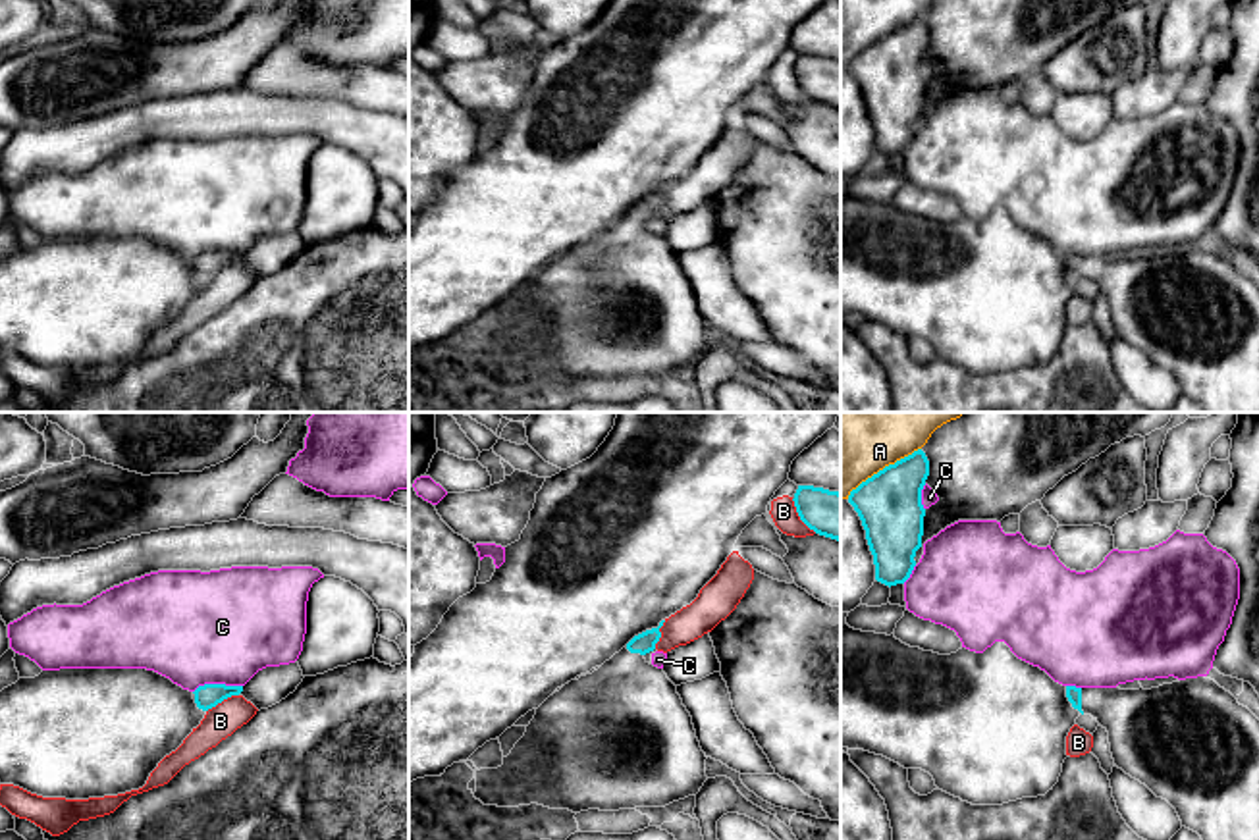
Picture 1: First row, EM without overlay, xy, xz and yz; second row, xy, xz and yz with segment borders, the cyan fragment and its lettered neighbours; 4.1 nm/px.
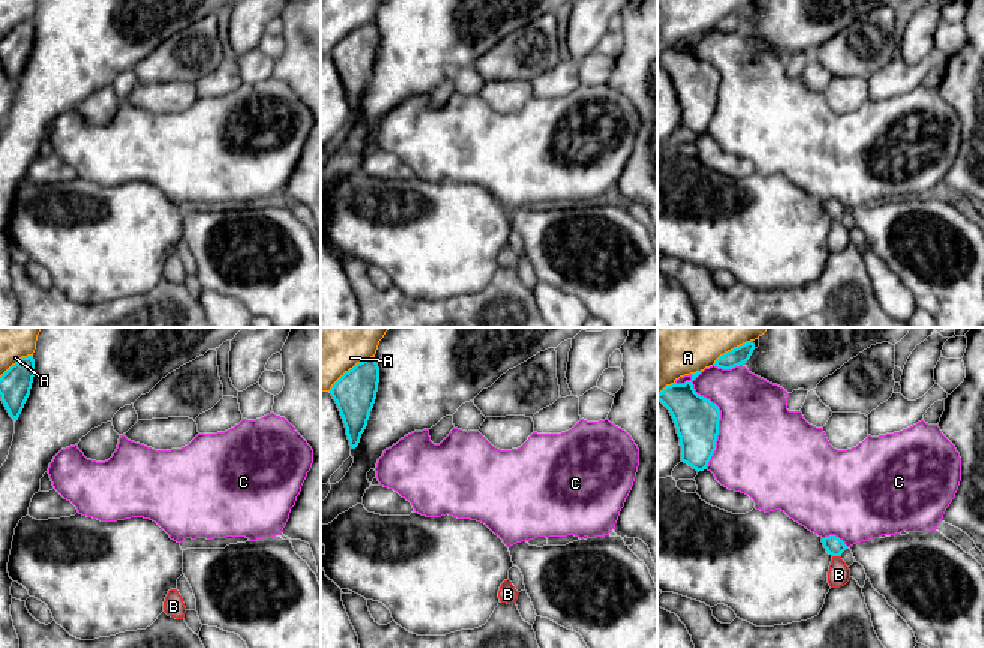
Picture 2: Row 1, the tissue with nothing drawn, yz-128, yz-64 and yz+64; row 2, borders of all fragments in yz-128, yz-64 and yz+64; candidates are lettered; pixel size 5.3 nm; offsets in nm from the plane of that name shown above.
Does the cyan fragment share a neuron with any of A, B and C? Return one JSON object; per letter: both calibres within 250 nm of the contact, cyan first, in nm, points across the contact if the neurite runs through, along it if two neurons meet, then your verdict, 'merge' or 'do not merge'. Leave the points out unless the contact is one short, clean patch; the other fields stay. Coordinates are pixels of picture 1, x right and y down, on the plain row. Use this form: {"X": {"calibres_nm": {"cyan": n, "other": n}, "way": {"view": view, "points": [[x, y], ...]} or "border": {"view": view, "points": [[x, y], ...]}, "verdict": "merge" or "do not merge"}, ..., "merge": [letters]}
{"A": {"calibres_nm": {"cyan": 280, "other": 240}, "verdict": "do not merge"}, "B": {"calibres_nm": {"cyan": 190, "other": 110}, "verdict": "do not merge"}, "C": {"calibres_nm": {"cyan": 100, "other": 480}, "verdict": "do not merge"}, "merge": []}

